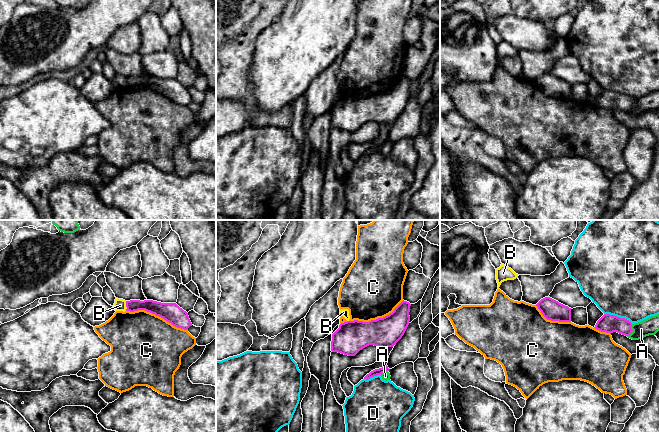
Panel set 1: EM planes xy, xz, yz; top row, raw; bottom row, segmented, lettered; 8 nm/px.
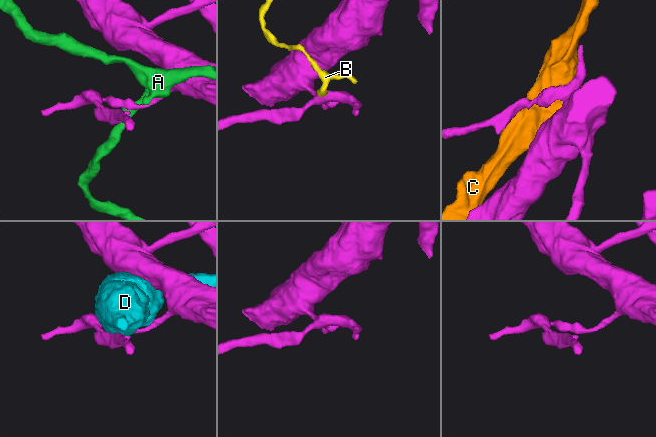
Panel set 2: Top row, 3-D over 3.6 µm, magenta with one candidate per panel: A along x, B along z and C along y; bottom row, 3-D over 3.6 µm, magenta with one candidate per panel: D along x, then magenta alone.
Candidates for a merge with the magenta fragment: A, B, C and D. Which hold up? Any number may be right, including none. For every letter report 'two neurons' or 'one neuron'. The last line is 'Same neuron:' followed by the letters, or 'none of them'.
A: two neurons
B: two neurons
C: two neurons
D: two neurons
Same neuron: none of them

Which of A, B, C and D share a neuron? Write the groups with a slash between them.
A / B / C / D

